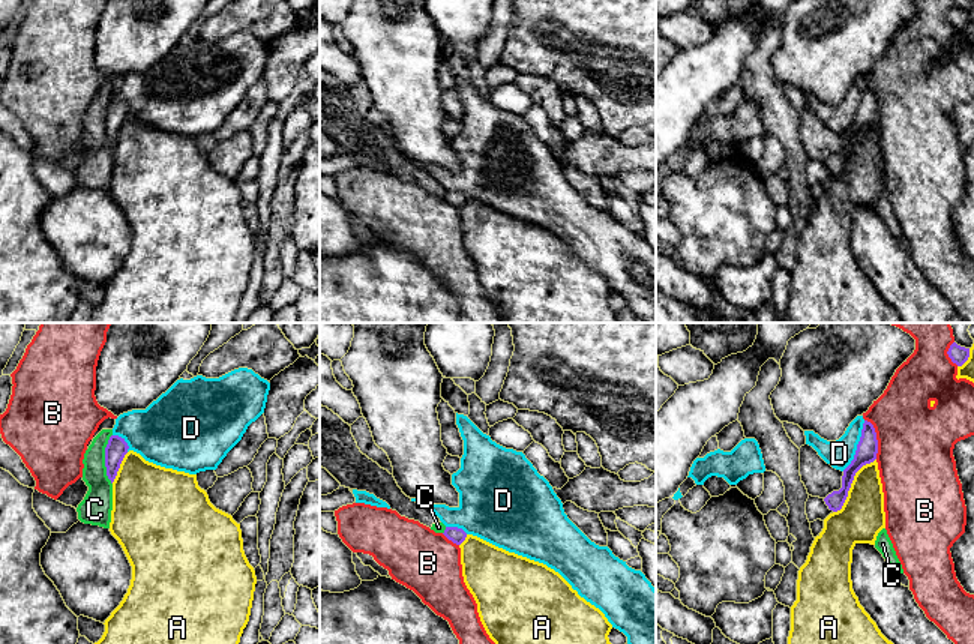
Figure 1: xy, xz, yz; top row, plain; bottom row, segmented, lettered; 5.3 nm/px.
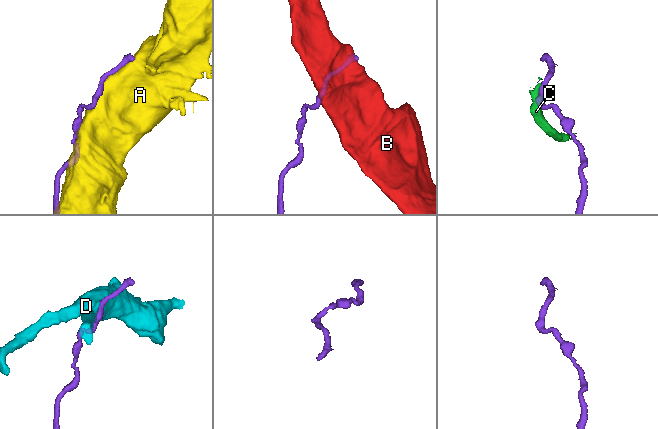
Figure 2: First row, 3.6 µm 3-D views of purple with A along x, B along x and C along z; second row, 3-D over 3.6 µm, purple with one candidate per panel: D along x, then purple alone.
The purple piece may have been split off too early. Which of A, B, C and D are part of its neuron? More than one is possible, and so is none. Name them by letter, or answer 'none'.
none

